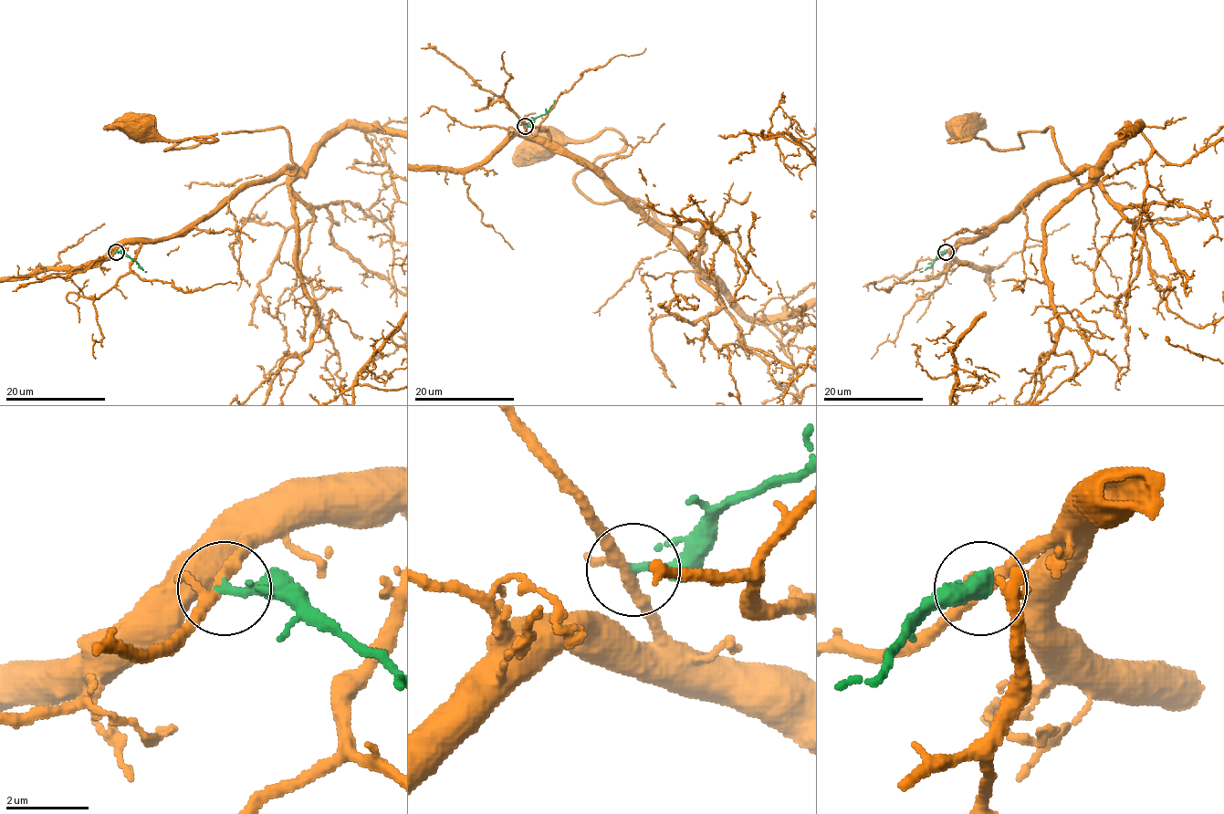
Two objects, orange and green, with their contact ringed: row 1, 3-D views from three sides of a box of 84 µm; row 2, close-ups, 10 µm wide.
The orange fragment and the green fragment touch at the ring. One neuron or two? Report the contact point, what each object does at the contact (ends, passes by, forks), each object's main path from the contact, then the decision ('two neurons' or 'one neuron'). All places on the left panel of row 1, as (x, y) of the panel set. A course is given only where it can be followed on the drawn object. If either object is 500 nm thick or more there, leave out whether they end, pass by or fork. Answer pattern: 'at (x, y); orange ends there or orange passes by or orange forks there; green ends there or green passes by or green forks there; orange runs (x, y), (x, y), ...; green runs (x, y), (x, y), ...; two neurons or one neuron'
at (116, 252); orange passes by; green ends there; orange runs (115, 252), (188, 232), (297, 166), (281, 127), (168, 150), (216, 140), (141, 130); green runs (115, 252), (122, 252), (146, 272); two neurons

